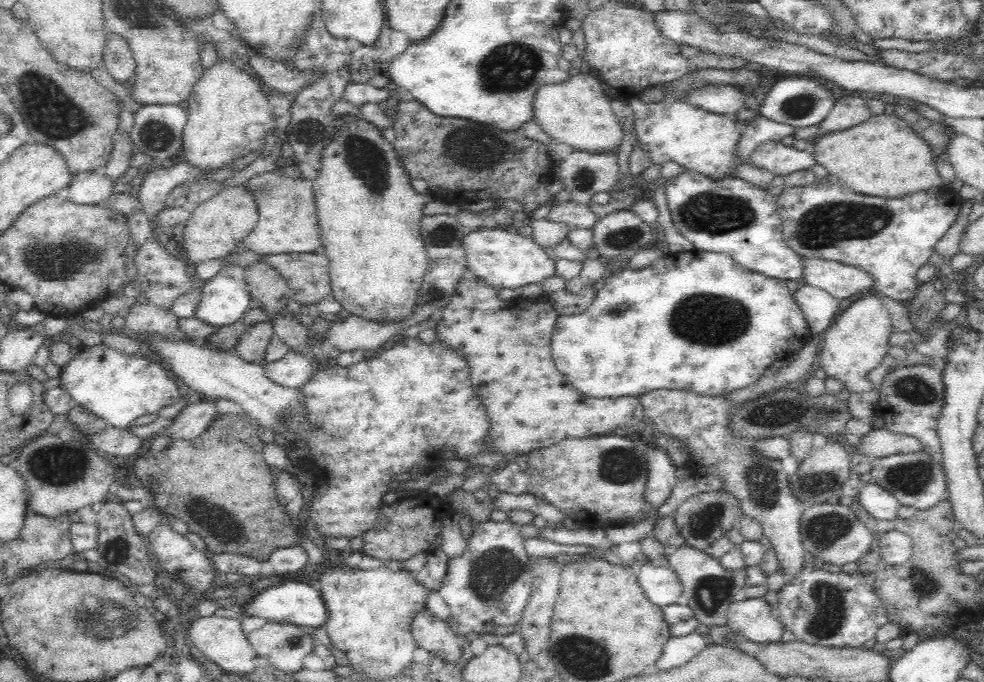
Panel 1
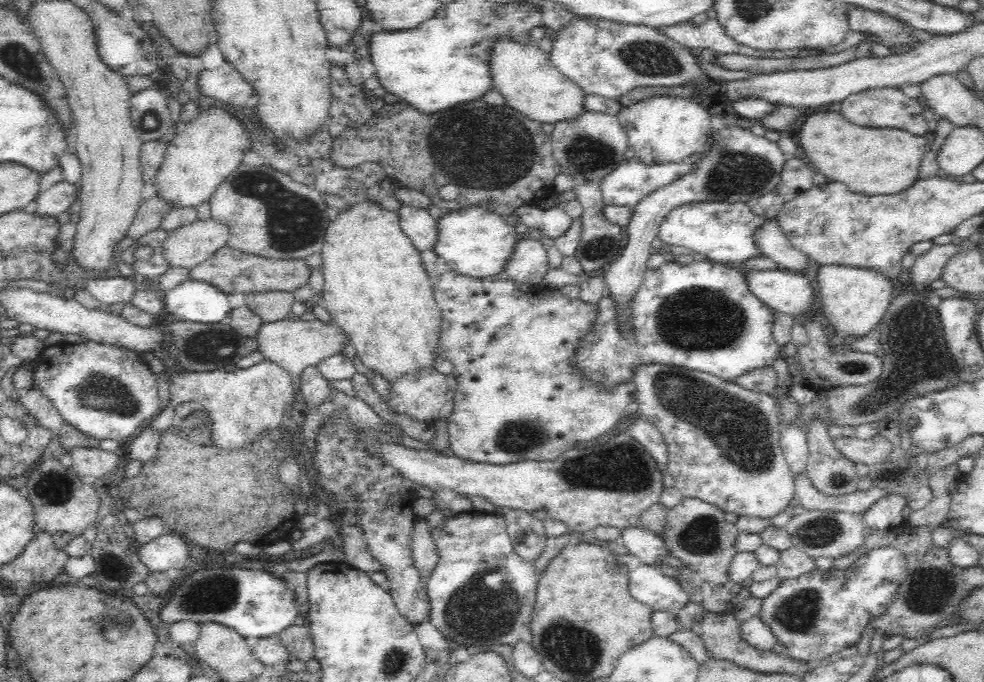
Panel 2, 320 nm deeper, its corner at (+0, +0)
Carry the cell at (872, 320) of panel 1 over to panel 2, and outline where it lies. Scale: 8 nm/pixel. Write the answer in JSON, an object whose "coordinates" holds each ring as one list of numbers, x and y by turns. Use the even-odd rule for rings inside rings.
{"coordinates":[[838,265,818,266,814,270,815,282,820,287,822,312,828,320,833,334,856,340,870,333,878,332,887,309,893,299,892,286,884,275,866,268,840,267]]}

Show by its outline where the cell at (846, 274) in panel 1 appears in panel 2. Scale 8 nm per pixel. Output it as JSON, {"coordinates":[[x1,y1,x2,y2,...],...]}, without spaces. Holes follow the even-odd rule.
{"coordinates":[[775,219,770,220,768,224,764,224,764,226,756,232,756,240,757,244,763,248,765,255,776,262,776,264,780,264,782,268,788,268,788,270,794,270,794,272,806,272,808,268,815,270,811,267,813,261,803,251,798,251,790,242,786,241,785,236,781,234,779,228,777,228]]}

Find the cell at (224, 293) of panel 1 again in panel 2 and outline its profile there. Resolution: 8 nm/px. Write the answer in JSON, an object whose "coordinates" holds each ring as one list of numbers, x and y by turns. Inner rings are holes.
{"coordinates":[[186,280,165,293,169,314,182,321,216,323,226,319,232,312,228,293,210,282]]}

